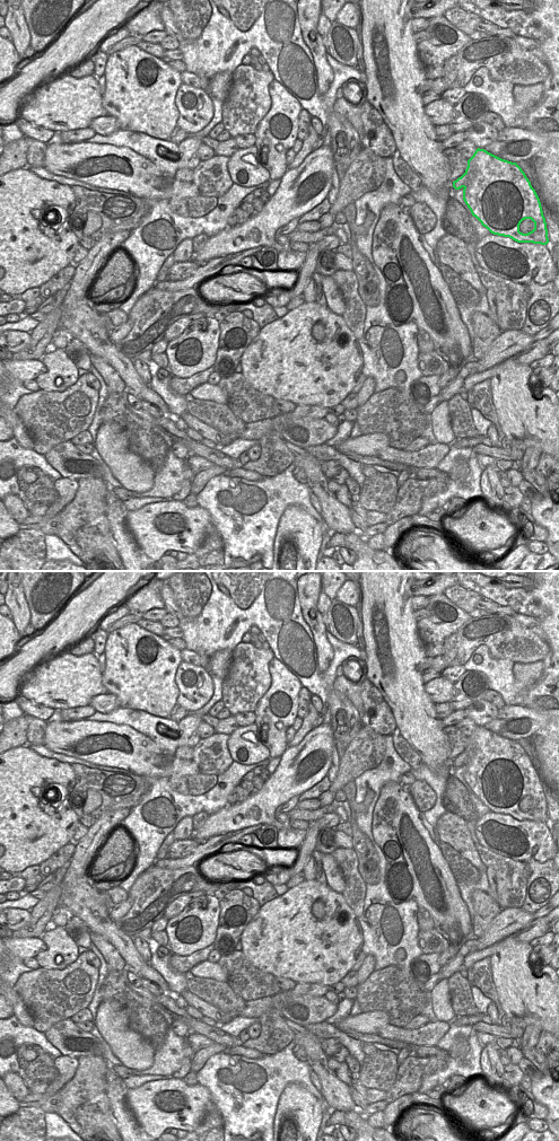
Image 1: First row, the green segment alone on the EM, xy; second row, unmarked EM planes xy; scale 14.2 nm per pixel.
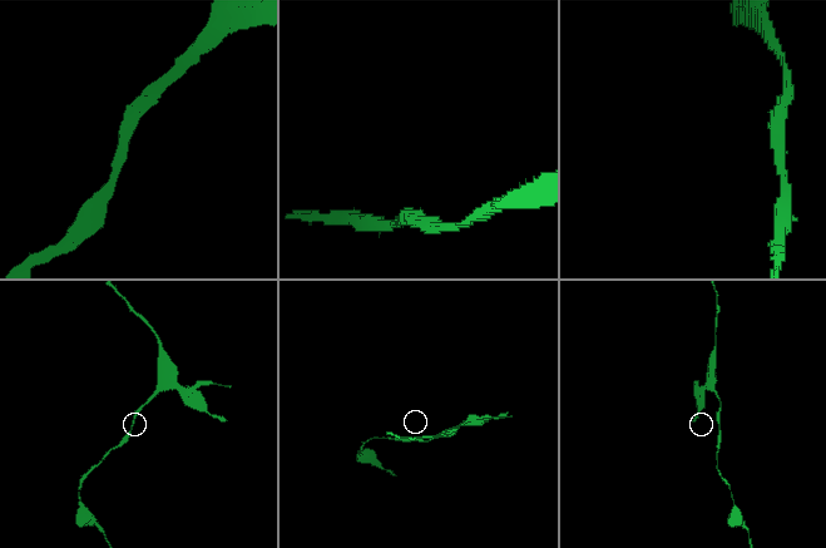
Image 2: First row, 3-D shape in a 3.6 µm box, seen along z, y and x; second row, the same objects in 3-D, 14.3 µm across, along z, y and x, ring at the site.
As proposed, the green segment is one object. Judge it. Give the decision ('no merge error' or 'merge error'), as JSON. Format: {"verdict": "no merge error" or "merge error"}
{"verdict": "merge error"}

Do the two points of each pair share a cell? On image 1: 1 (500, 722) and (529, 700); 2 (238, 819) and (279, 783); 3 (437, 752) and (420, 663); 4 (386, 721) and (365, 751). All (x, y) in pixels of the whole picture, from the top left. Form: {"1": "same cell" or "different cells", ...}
{"1": "different cells", "2": "same cell", "3": "same cell", "4": "different cells"}

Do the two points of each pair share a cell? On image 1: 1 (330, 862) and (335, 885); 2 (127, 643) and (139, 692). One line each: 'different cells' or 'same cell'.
1: same cell
2: same cell

